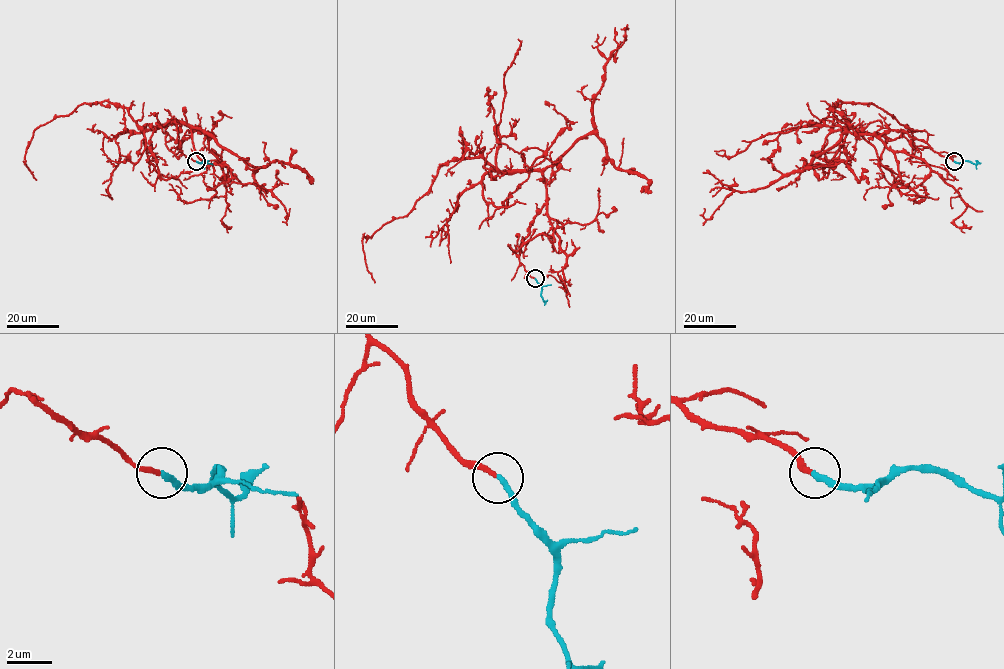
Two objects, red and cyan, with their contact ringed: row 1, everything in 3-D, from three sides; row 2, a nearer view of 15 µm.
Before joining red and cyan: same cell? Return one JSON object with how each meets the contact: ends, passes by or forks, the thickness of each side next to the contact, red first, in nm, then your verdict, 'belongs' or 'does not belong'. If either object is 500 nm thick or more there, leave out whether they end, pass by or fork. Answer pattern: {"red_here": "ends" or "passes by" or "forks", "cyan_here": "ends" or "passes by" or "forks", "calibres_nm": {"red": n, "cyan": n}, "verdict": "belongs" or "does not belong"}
{"red_here": "ends", "cyan_here": "ends", "calibres_nm": {"red": 220, "cyan": 260}, "verdict": "belongs"}

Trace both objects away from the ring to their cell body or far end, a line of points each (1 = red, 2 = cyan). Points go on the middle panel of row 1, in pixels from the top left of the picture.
1: (534, 279), (520, 250), (546, 202), (543, 175), (476, 157), (441, 166), (406, 215), (363, 234), (374, 283)
2: (535, 279), (541, 288), (544, 305)

